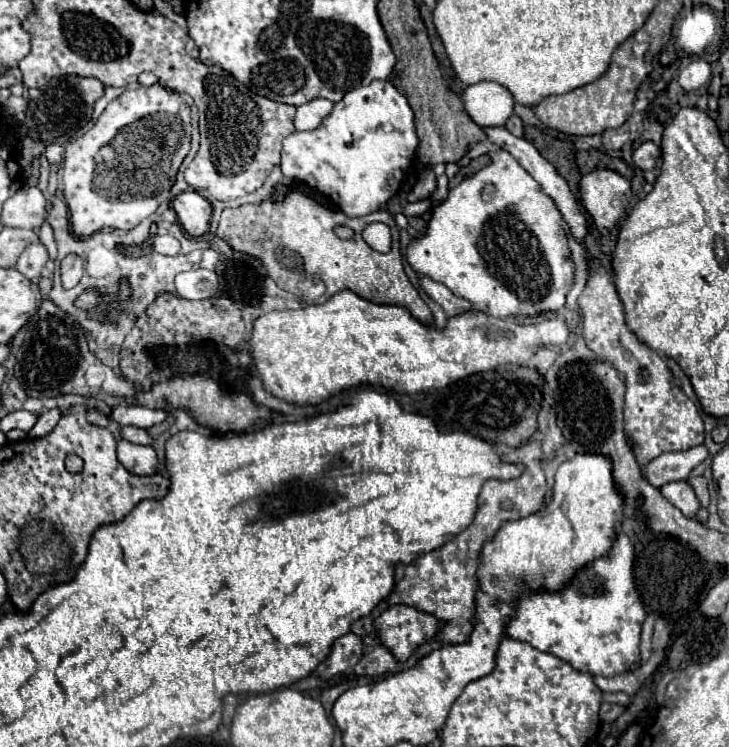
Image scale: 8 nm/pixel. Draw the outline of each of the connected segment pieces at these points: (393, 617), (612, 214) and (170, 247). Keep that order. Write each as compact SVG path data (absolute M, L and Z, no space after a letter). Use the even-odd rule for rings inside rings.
M394 605L376 619L380 641L398 661L406 661L418 645L434 637L438 627L438 619L408 605Z
M596 169L582 175L578 191L580 203L602 233L610 233L616 227L632 199L630 181L612 169Z
M156 235L152 241L152 249L162 255L178 255L180 253L180 241L172 235Z

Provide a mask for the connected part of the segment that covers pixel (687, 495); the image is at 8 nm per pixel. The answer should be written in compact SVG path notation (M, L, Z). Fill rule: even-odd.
M672 481L666 483L660 493L674 505L678 507L686 517L696 517L696 513L700 511L700 503L698 497L692 489L692 485L688 481Z

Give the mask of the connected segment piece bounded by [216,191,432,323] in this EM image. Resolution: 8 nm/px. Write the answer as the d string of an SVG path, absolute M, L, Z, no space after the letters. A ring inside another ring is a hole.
M290 191L282 201L266 199L256 205L246 203L236 209L224 209L216 235L224 239L234 251L260 259L270 277L282 289L290 291L306 303L324 303L334 293L350 289L374 303L398 303L402 307L408 307L416 319L422 319L422 323L432 323L432 313L428 305L420 299L418 291L412 287L404 273L398 243L398 227L388 211L374 211L370 213L370 217L350 219L342 211L326 209L302 191ZM374 221L390 225L390 253L378 253L372 247L368 247L362 239L362 229ZM334 225L352 227L356 235L344 241L336 237ZM312 275L316 275L316 279L320 279L326 287L326 291L316 299L312 299Z

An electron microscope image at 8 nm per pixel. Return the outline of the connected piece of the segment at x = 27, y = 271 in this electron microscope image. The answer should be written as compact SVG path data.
M34 243L34 245L26 247L24 253L18 257L16 269L28 279L38 279L42 267L46 265L46 261L48 261L46 247L42 243Z

